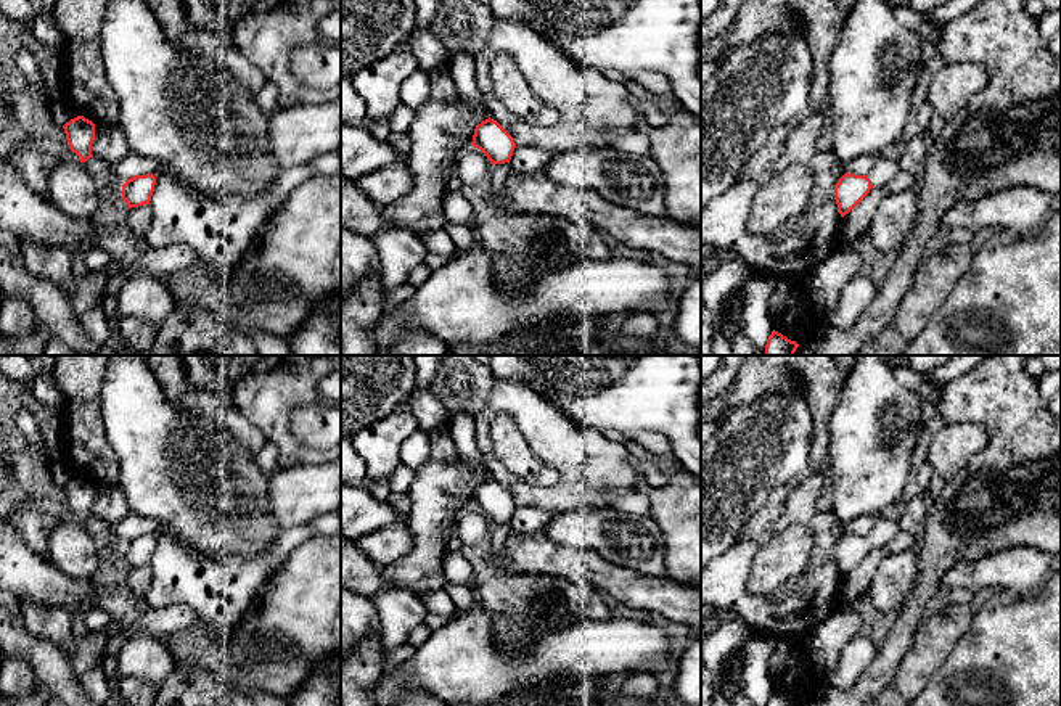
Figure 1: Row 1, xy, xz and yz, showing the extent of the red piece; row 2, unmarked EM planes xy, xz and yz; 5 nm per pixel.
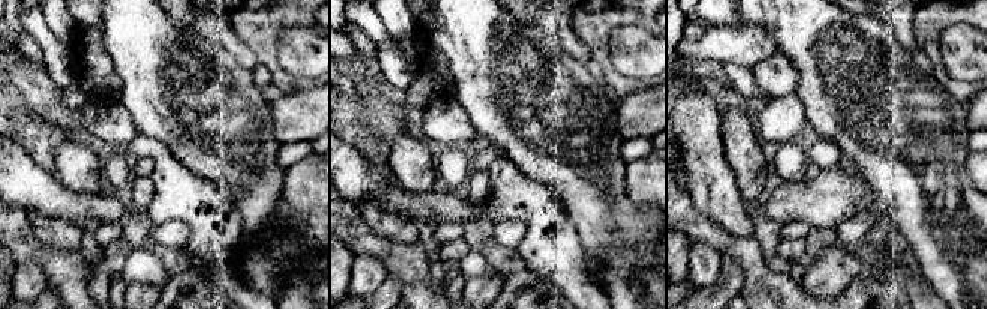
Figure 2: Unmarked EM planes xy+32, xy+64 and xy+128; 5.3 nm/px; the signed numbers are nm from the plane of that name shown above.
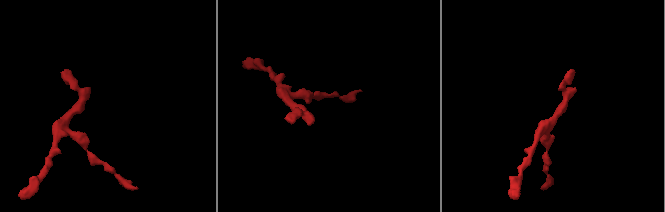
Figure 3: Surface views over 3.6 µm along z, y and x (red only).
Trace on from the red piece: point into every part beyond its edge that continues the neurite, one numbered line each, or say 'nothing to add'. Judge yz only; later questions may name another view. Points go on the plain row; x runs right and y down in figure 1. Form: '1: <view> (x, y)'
1: yz (884, 531)

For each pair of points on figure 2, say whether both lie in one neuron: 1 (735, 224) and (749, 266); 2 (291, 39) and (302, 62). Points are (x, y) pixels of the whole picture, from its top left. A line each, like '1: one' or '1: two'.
1: two
2: one

